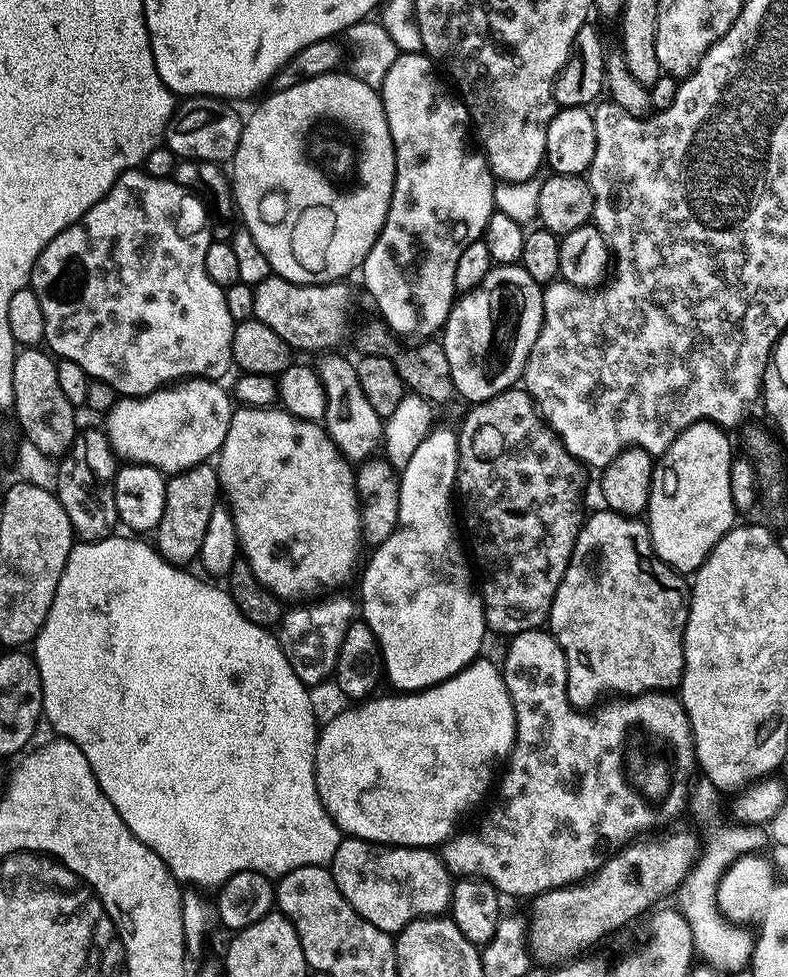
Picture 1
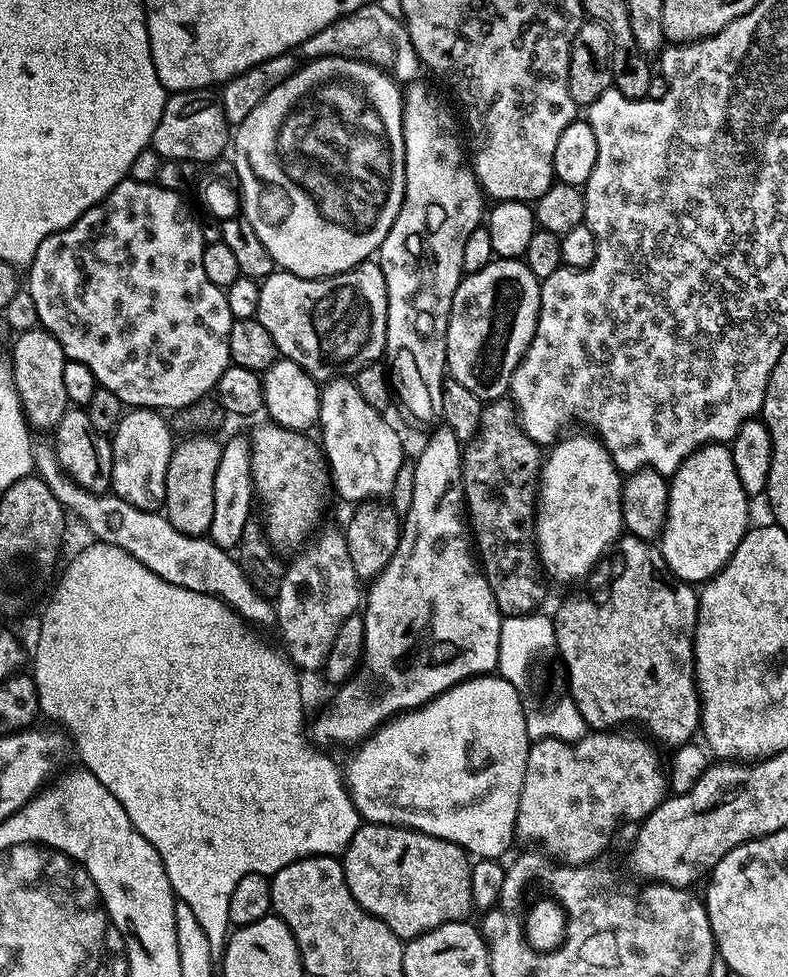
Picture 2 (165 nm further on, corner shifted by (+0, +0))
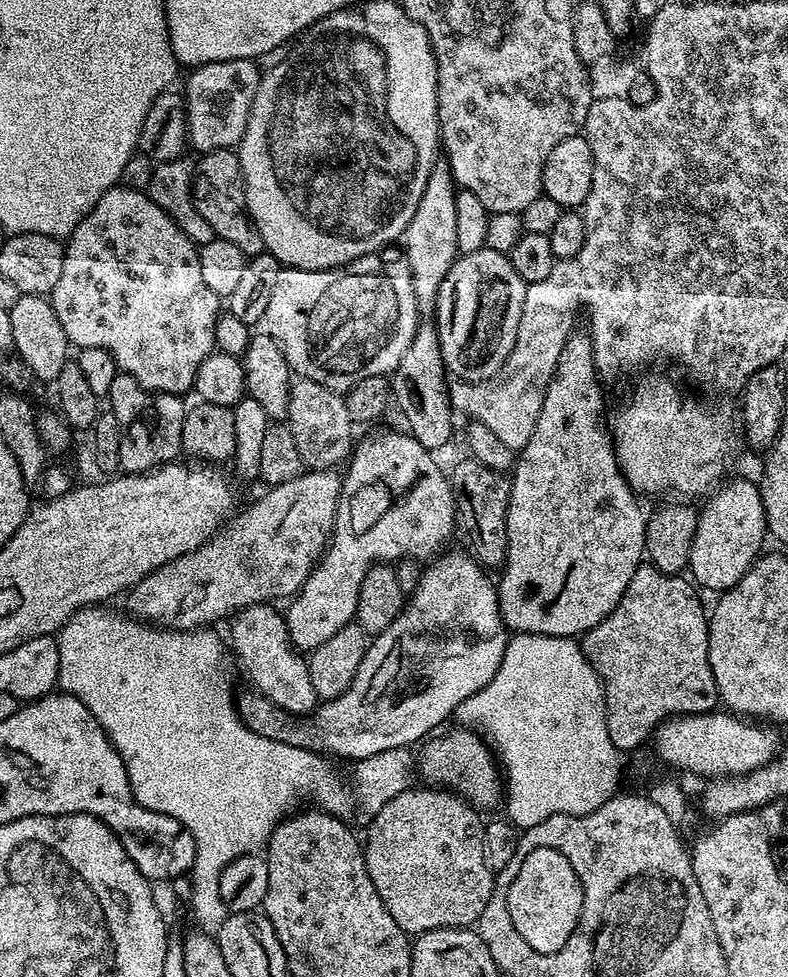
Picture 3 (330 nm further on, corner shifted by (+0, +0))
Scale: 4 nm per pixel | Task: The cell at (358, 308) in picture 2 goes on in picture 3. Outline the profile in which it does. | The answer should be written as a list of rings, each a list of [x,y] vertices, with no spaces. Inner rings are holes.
[[[385,246],[379,252],[368,252],[349,264],[327,268],[325,272],[281,267],[278,283],[266,306],[262,332],[278,342],[297,377],[346,394],[355,384],[362,382],[362,378],[395,373],[421,323],[408,259],[399,247]]]

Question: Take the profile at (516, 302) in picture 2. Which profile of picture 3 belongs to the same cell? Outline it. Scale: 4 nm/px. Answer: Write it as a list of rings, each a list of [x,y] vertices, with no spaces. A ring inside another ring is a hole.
[[[488,247],[457,255],[436,296],[434,327],[440,339],[444,367],[464,382],[485,380],[506,362],[518,338],[522,302],[528,285],[518,278],[507,255]]]

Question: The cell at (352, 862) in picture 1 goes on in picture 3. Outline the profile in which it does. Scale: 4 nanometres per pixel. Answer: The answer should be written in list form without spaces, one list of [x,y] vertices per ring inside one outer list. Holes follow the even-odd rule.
[[[410,786],[402,794],[390,798],[390,802],[386,802],[386,806],[382,806],[382,810],[378,810],[371,817],[372,825],[368,828],[368,837],[365,835],[362,840],[366,870],[370,874],[370,882],[374,882],[374,890],[378,890],[378,898],[382,898],[382,906],[386,906],[386,910],[390,910],[390,918],[394,918],[394,922],[398,922],[398,926],[404,932],[419,934],[439,928],[466,928],[475,925],[477,918],[482,914],[482,909],[486,907],[486,902],[490,902],[494,883],[492,867],[486,862],[486,853],[482,850],[485,821],[480,820],[481,813],[473,805],[449,794],[447,791],[433,790],[428,786],[416,787]]]

